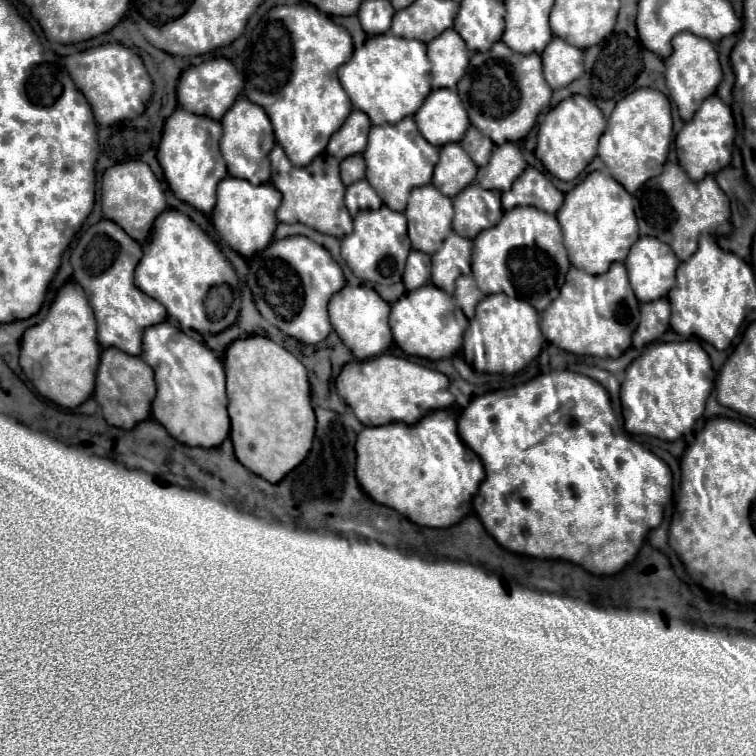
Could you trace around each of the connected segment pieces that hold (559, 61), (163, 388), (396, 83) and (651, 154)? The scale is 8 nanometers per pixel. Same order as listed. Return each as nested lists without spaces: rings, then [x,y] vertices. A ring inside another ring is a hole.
[[[554,36],[542,52],[542,72],[552,90],[564,88],[584,72],[584,54],[580,48],[566,44],[562,38]]]
[[[162,322],[154,328],[146,328],[142,358],[156,372],[158,400],[152,404],[154,420],[158,420],[180,444],[200,448],[220,446],[228,438],[230,420],[226,412],[228,400],[224,392],[224,366],[216,354],[176,326]]]
[[[384,32],[382,36],[368,36],[366,42],[354,50],[352,58],[342,64],[342,68],[338,68],[338,80],[346,88],[352,106],[360,112],[366,112],[372,124],[396,124],[404,116],[412,116],[430,92],[430,62],[426,56],[426,44],[420,40],[402,40],[392,32]]]
[[[640,88],[638,92],[630,92],[624,96],[614,112],[608,118],[608,126],[602,134],[602,146],[598,144],[598,158],[602,154],[602,162],[608,166],[614,180],[618,180],[626,192],[634,194],[646,180],[658,176],[662,172],[668,156],[668,148],[672,142],[672,114],[668,98],[652,88]],[[658,164],[658,166],[648,166]]]

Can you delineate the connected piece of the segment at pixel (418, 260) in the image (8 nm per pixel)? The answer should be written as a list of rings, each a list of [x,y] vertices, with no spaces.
[[[412,250],[406,262],[406,272],[404,272],[404,286],[406,290],[416,290],[430,280],[430,256],[418,250]]]

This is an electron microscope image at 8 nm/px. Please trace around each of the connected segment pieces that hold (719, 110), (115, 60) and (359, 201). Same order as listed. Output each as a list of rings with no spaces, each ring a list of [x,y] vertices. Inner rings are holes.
[[[716,94],[706,98],[694,118],[684,124],[684,128],[676,136],[676,154],[680,166],[688,172],[690,180],[702,180],[708,174],[716,174],[726,168],[732,160],[734,146],[734,118],[730,106],[726,106]]]
[[[102,44],[64,58],[64,66],[92,106],[94,118],[100,126],[112,126],[122,120],[134,120],[144,112],[152,96],[152,78],[148,76],[140,56],[124,44]]]
[[[358,180],[346,188],[346,208],[352,216],[356,216],[360,210],[378,210],[380,206],[382,200],[366,180]]]

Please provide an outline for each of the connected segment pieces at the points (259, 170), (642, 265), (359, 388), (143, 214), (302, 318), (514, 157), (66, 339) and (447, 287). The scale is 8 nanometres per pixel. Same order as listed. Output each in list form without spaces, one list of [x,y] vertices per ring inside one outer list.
[[[238,98],[234,102],[234,108],[230,108],[230,112],[226,112],[226,116],[220,120],[220,124],[224,130],[222,140],[220,140],[220,152],[226,160],[228,174],[234,178],[248,180],[250,184],[266,184],[270,180],[268,154],[276,144],[272,124],[270,124],[270,118],[266,116],[266,112],[262,108],[258,108],[258,104],[246,100],[246,98]]]
[[[642,236],[630,248],[624,264],[638,300],[650,302],[664,298],[674,286],[674,272],[680,260],[668,244],[662,244],[652,236]]]
[[[380,354],[360,362],[346,362],[336,376],[336,388],[338,396],[354,410],[356,418],[370,428],[378,428],[390,422],[414,424],[430,410],[454,406],[454,396],[448,390],[448,378],[442,372],[392,354]]]
[[[130,160],[108,168],[102,176],[102,214],[114,220],[130,238],[144,242],[156,220],[156,216],[166,208],[166,198],[162,184],[156,180],[150,166],[142,160]]]
[[[288,236],[274,240],[270,248],[248,258],[248,266],[250,290],[266,322],[304,344],[318,344],[332,332],[326,306],[330,296],[338,292],[346,280],[342,268],[324,246],[306,236]]]
[[[506,142],[502,146],[496,146],[490,162],[482,168],[478,168],[476,184],[490,190],[510,190],[512,182],[526,170],[526,160],[520,152],[520,148],[514,142]]]
[[[70,280],[58,290],[48,316],[24,332],[20,366],[40,396],[56,402],[58,406],[76,408],[94,392],[98,360],[100,344],[96,340],[94,312],[82,292],[82,286]]]
[[[450,232],[442,248],[432,256],[432,284],[444,292],[454,292],[454,282],[462,274],[470,274],[472,242]]]

